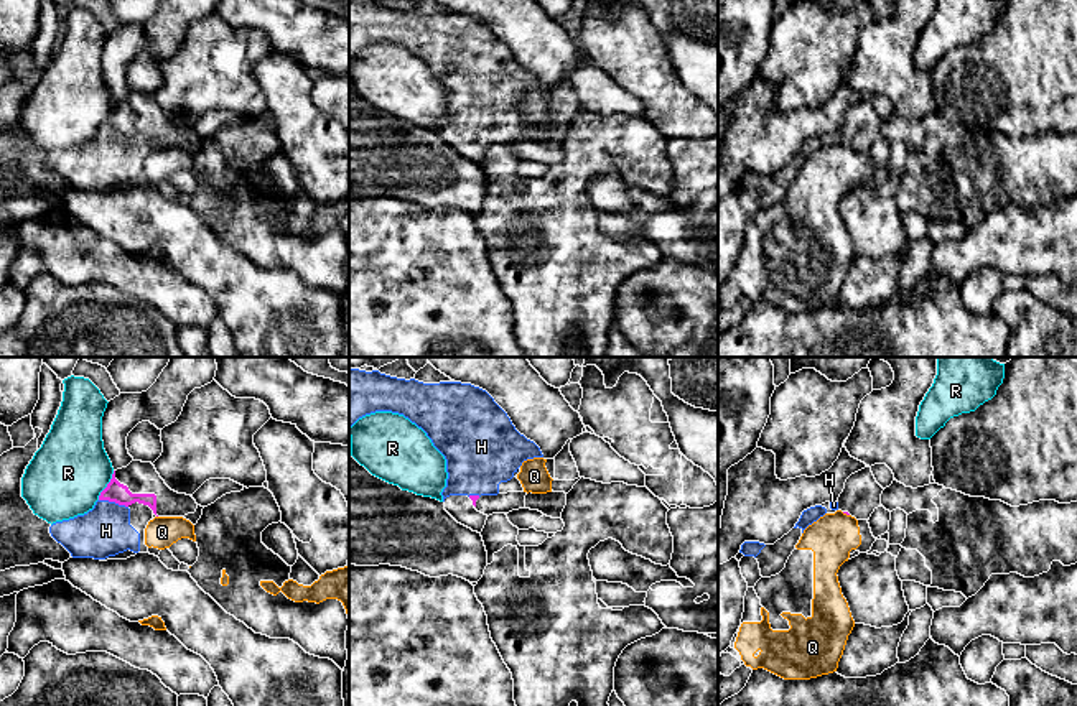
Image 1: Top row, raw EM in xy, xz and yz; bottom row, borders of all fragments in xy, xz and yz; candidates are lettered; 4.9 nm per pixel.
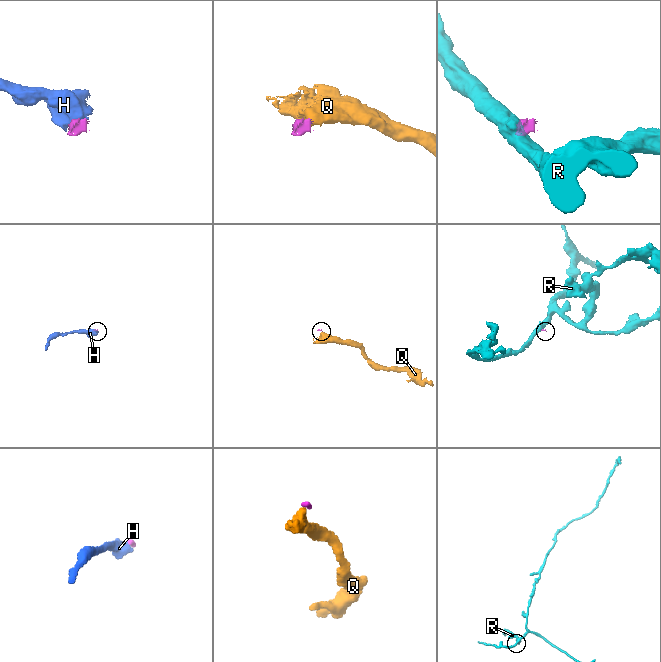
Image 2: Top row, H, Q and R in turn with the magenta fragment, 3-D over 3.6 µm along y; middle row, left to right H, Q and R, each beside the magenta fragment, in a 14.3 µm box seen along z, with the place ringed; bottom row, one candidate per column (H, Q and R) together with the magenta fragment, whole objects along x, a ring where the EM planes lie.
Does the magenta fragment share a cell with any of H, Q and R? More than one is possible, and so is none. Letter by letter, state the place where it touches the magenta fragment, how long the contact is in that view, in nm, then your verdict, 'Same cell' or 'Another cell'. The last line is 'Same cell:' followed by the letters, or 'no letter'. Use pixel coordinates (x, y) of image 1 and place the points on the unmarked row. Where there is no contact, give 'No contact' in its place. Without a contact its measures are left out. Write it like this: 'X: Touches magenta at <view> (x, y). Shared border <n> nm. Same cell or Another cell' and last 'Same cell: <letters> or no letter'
H: Touches magenta at xy (114, 132). Shared border 150 nm. Same cell
Q: Touches magenta at yz (845, 143). Shared border 40 nm. Another cell
R: Touches magenta at xy (107, 117). Shared border 170 nm. Another cell
Same cell: H

